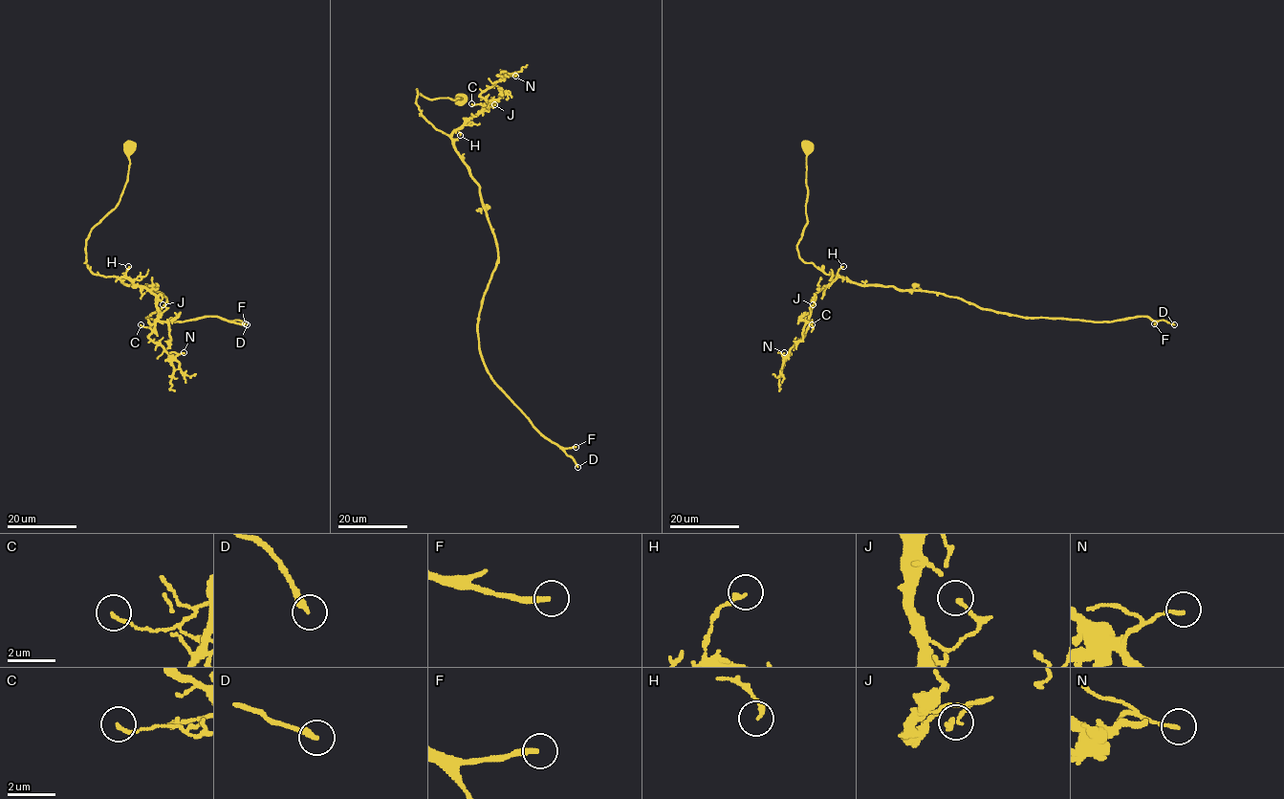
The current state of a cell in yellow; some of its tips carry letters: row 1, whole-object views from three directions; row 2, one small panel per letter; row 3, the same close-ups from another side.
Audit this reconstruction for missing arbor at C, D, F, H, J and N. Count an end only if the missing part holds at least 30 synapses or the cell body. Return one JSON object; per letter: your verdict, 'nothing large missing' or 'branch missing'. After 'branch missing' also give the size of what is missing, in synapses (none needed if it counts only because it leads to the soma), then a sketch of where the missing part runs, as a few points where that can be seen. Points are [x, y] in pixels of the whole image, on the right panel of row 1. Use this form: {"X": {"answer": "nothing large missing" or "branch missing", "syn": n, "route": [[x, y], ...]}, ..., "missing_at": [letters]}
{"C": {"answer": "nothing large missing"}, "D": {"answer": "branch missing", "syn": 60, "route": [[1174, 324], [1181, 329], [1185, 342], [1185, 349], [1175, 368], [1183, 379], [1188, 399], [1186, 446], [1192, 465]]}, "F": {"answer": "branch missing", "syn": 100, "route": [[1154, 323], [1143, 309], [1124, 313], [1104, 305], [1114, 338], [1142, 351], [1139, 397], [1142, 406]]}, "H": {"answer": "nothing large missing"}, "J": {"answer": "nothing large missing"}, "N": {"answer": "nothing large missing"}, "missing_at": ["D", "F"]}

